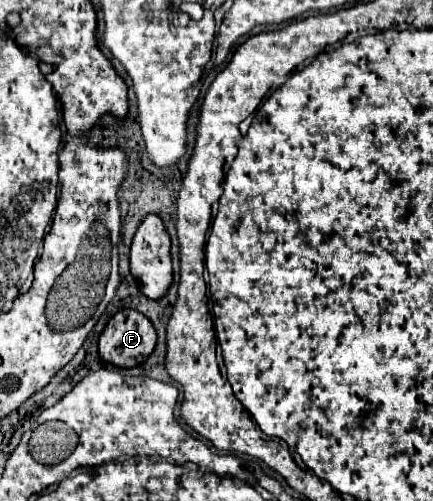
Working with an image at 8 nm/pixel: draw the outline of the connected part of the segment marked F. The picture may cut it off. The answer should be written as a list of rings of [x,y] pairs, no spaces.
[[[136,310],[116,312],[98,344],[100,358],[118,368],[134,368],[142,364],[156,346],[156,330],[152,322]]]

